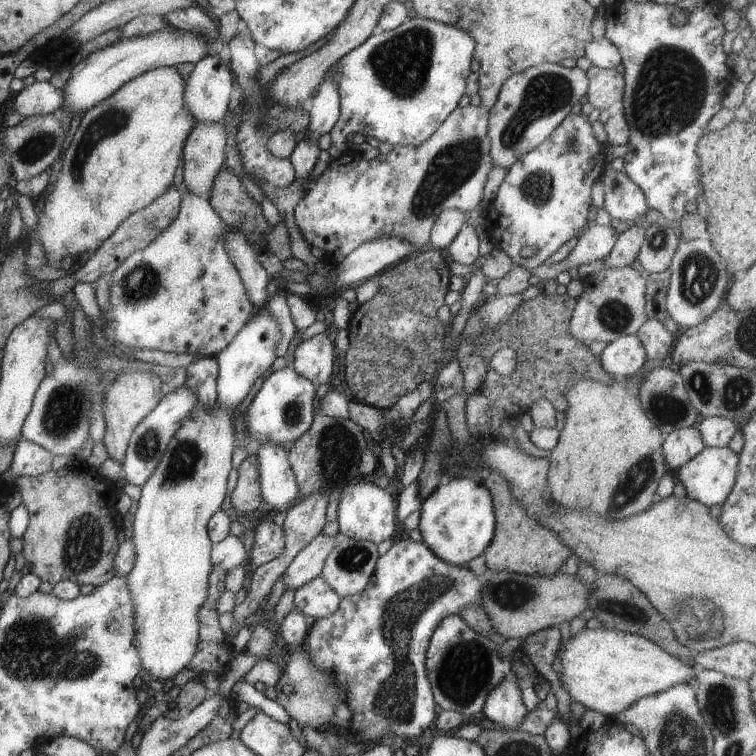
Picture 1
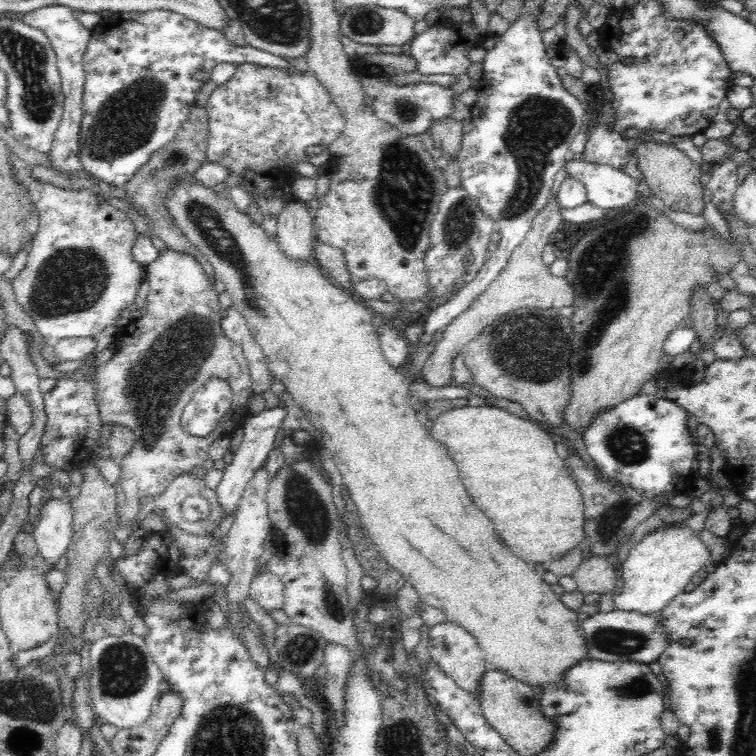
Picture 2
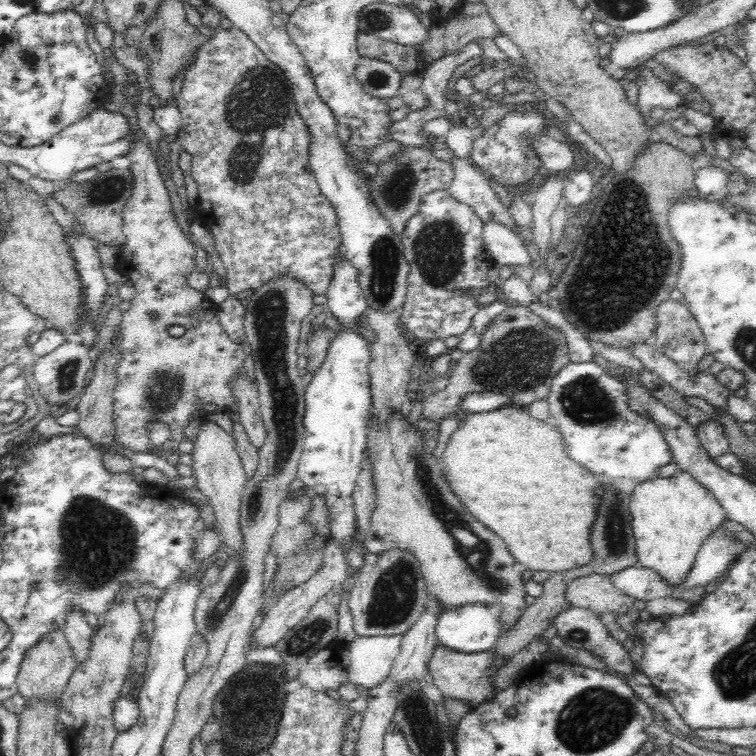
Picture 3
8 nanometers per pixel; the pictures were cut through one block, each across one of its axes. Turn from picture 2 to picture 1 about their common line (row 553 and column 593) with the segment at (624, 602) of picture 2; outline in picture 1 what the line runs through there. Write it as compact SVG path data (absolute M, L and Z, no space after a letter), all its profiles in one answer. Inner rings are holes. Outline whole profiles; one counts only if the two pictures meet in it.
M602 627L594 630L584 628L580 633L571 636L565 649L561 653L556 653L554 666L555 670L559 670L559 680L571 700L579 702L585 709L601 713L606 717L621 713L642 697L655 695L673 686L696 680L697 674L691 665L664 652L657 644L643 636L606 630Z

